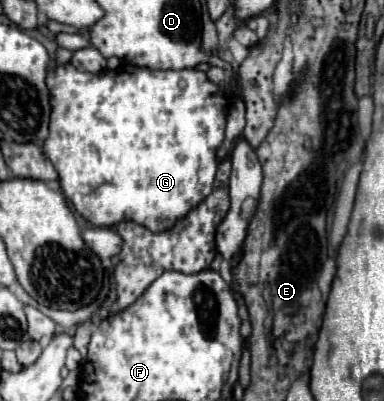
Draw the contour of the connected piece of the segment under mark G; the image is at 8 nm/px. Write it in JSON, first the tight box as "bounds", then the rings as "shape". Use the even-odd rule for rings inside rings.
{"bounds":[42,63,228,233],"shape":[[[66,63],[46,75],[50,91],[50,133],[42,145],[52,161],[64,197],[96,227],[114,227],[120,221],[140,223],[154,233],[170,229],[212,193],[216,151],[224,141],[228,99],[226,93],[196,69],[162,71],[124,65],[116,71],[92,75]]]}

